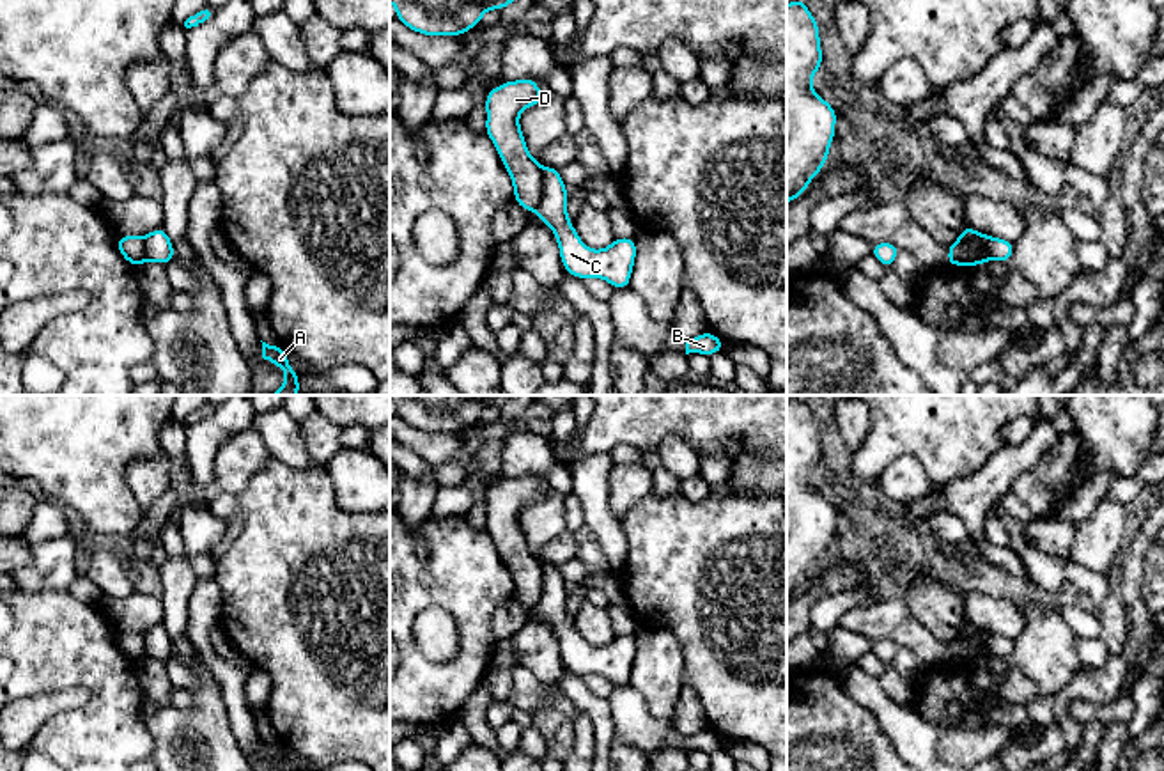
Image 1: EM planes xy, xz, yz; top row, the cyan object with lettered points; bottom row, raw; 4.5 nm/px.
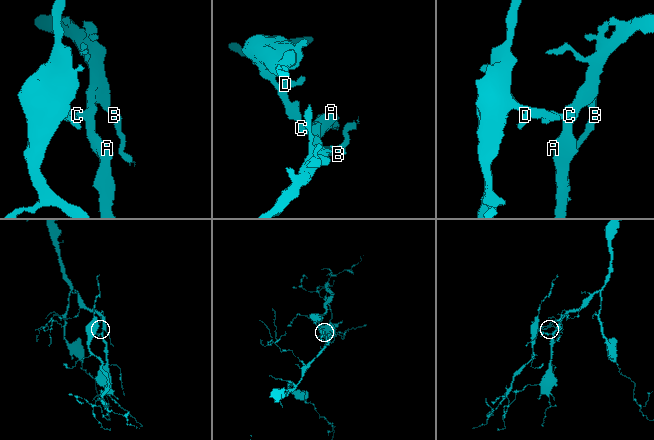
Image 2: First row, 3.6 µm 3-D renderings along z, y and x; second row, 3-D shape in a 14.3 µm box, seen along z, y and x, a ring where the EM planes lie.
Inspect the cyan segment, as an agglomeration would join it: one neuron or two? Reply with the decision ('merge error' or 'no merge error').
merge error

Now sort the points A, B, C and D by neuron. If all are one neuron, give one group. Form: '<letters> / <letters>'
A B C / D

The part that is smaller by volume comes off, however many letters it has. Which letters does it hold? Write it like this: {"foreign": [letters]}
{"foreign": ["D"]}

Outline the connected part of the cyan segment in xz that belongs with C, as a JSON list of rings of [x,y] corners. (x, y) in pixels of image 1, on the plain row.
[[[540,564],[540,567],[542,596],[535,611],[551,624],[565,668],[581,677],[597,674],[615,686],[627,686],[636,656],[636,636],[617,635],[599,649],[588,645],[567,613],[567,581],[562,578],[560,567],[553,564]]]

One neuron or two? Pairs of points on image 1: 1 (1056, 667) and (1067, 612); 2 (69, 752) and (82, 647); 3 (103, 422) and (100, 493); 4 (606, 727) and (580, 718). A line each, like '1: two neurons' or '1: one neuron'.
1: two neurons
2: one neuron
3: one neuron
4: two neurons

